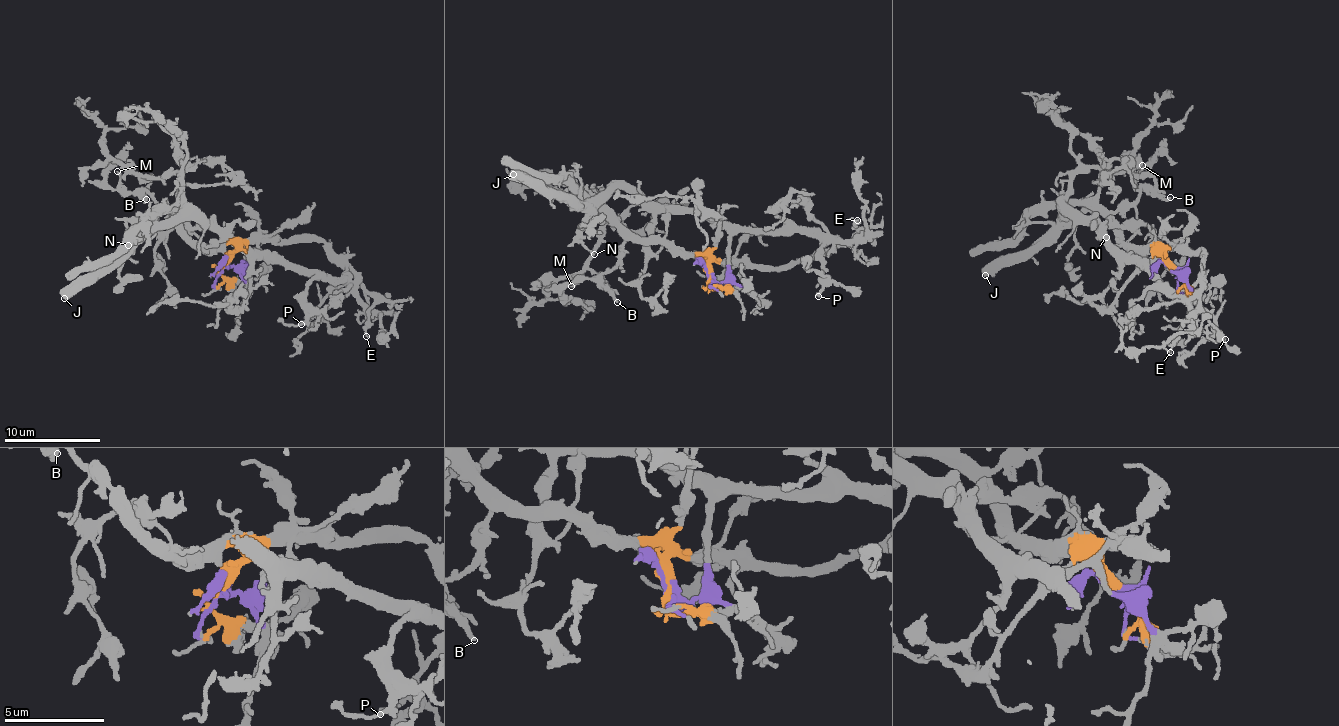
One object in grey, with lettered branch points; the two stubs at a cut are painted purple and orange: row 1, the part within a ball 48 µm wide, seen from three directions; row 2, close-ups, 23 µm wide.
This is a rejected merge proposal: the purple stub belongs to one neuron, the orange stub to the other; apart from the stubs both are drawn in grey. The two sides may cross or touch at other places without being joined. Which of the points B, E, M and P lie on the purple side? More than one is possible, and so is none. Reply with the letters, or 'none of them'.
P

